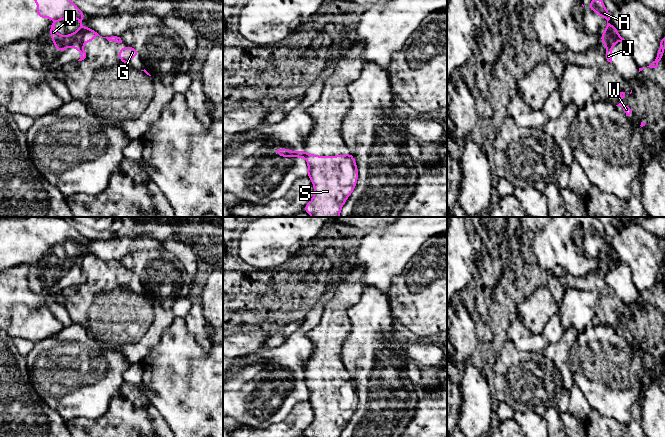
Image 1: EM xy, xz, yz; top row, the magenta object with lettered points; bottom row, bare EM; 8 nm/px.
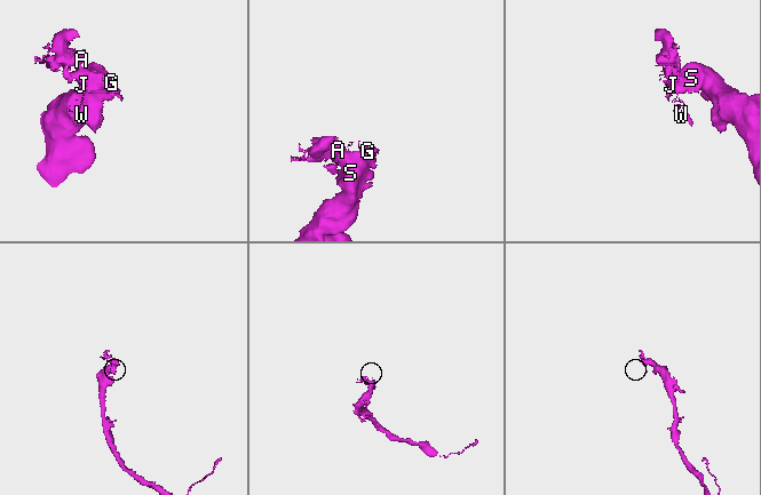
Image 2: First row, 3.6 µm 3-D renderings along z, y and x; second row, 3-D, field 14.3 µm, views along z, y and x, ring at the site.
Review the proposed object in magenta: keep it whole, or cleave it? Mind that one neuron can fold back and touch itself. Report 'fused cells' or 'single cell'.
fused cells

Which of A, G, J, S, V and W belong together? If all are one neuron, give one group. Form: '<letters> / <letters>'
A J V / G S W

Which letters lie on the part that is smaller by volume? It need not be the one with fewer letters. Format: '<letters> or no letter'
A, J, V

